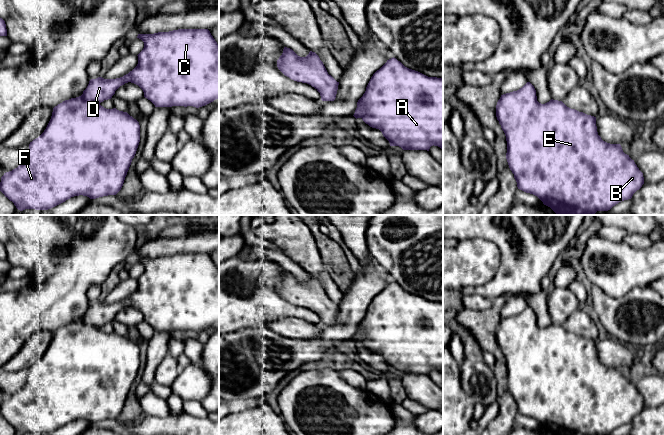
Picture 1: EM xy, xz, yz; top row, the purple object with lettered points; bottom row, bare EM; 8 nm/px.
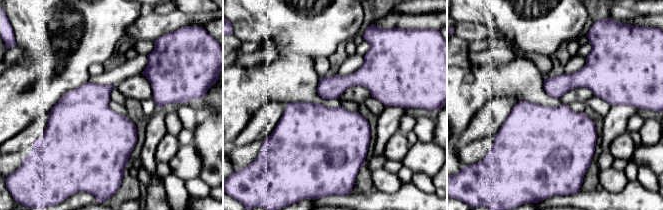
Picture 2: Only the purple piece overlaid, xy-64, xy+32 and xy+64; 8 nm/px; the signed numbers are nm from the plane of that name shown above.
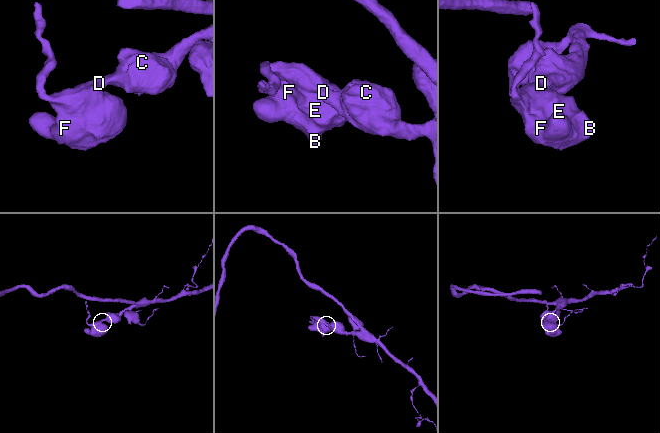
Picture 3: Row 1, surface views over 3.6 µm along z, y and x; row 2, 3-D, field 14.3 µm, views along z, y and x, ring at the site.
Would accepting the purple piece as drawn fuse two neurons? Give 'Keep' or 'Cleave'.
Keep

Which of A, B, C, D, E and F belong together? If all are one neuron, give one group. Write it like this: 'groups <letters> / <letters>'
groups A B C D E F

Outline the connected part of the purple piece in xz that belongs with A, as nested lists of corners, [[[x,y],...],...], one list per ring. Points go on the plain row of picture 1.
[[[393,281],[373,298],[365,317],[357,326],[353,340],[361,342],[370,351],[379,353],[390,370],[399,370],[403,374],[429,375],[434,369],[443,373],[443,302],[428,301],[405,291]]]

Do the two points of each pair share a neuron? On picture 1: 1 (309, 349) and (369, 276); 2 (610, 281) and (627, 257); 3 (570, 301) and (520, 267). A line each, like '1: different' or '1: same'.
1: same
2: same
3: different

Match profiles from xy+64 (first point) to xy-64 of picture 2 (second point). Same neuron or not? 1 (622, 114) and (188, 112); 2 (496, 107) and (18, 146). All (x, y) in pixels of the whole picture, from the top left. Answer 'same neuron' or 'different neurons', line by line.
1: different neurons
2: same neuron

